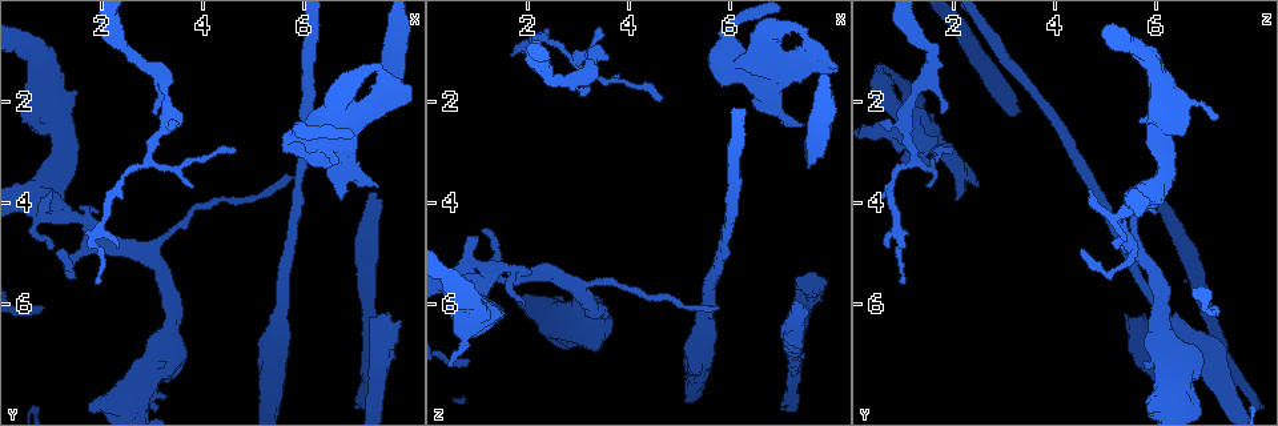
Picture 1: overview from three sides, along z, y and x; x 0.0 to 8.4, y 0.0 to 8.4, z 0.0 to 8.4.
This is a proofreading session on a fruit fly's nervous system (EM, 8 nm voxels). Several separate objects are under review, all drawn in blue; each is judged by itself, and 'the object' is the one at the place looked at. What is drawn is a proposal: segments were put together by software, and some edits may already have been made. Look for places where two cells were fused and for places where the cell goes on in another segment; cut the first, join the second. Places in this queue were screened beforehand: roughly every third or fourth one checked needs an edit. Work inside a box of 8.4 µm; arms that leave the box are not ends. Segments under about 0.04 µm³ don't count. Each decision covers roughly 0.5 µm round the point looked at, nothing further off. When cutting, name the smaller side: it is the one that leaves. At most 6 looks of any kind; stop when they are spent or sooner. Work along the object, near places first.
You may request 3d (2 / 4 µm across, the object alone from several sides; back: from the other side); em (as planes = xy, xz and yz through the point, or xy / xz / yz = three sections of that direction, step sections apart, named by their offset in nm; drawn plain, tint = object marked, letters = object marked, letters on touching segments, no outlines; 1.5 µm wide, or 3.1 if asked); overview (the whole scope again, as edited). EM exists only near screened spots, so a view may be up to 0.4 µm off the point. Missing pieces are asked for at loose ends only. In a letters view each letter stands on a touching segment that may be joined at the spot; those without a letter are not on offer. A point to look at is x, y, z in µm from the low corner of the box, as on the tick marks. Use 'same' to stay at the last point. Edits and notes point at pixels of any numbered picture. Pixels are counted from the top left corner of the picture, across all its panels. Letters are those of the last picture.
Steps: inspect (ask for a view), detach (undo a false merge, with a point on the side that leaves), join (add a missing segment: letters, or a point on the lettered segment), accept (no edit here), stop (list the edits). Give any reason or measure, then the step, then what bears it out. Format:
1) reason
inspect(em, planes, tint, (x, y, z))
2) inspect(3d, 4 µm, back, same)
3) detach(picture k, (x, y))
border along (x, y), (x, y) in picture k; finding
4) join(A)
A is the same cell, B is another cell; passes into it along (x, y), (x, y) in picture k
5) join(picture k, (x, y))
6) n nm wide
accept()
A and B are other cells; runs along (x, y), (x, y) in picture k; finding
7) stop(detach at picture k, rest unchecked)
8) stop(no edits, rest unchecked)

an open end
inspect(em, yz, step 4, letters, (7.55, 2.20, 3.35))

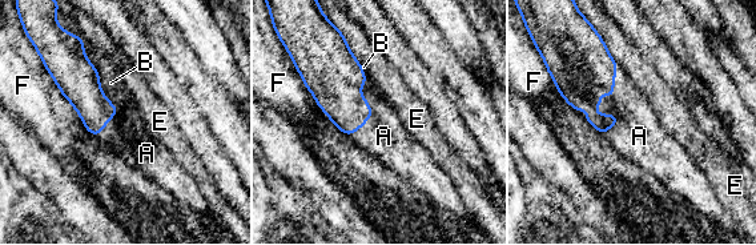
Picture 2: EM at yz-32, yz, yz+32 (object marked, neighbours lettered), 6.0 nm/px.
another direction
inspect(em, xz, step 8, letters, same)

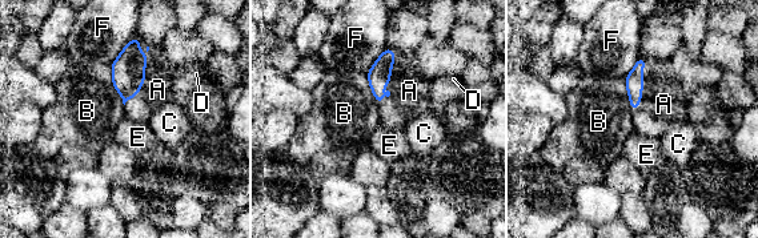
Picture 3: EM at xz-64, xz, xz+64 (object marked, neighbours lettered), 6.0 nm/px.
join(A)
A is the same cell, B, C, D, E and F are other cells; passes into it along (128, 69), (144, 71), (157, 89) in picture 3; the cell continues

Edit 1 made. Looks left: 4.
calibre changes
inspect(3d, 2 µm, (5.45, 6.40, 6.35))

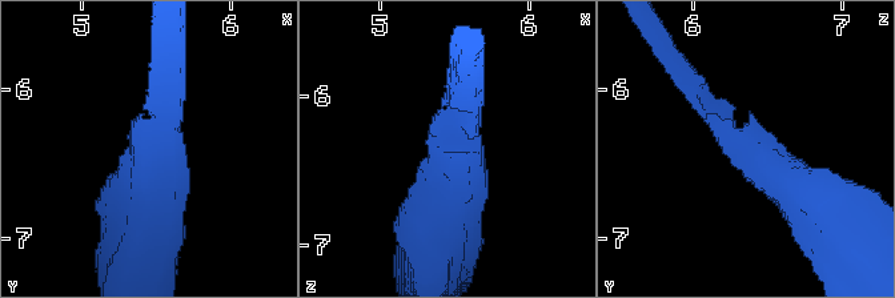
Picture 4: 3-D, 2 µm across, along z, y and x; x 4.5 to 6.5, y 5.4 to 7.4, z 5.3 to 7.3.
arms of 180, 440 nm
inspect(em, planes, tint, (5.50, 6.42, 6.42))

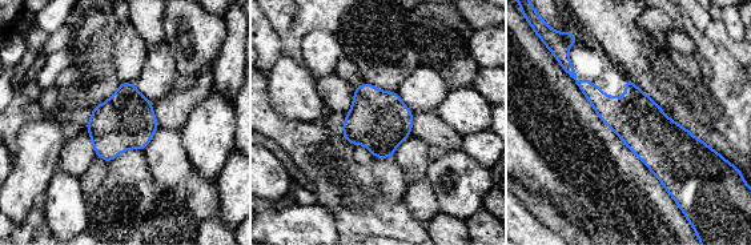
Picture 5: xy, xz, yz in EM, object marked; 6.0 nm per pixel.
see the neighbours
inspect(em, planes, letters, same)

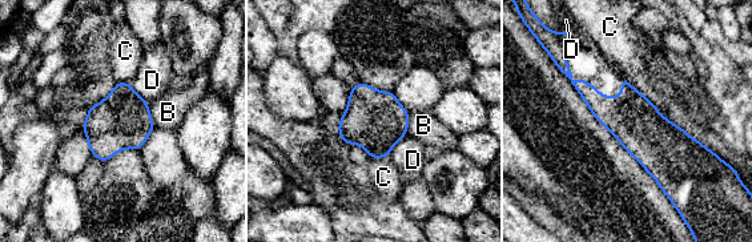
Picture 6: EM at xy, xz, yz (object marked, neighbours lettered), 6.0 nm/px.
accept()
B, C and D are other cells; border along (668, 120), (715, 153) in picture 6; all the same cell

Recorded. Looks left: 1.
stop(join at picture 3, rest unchecked)

